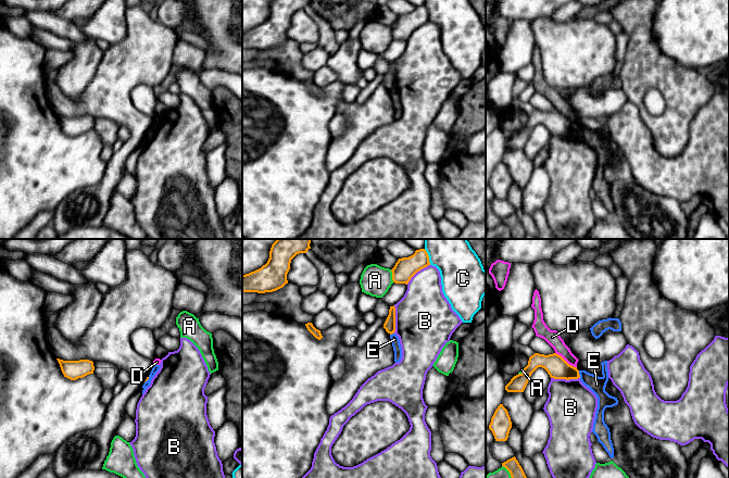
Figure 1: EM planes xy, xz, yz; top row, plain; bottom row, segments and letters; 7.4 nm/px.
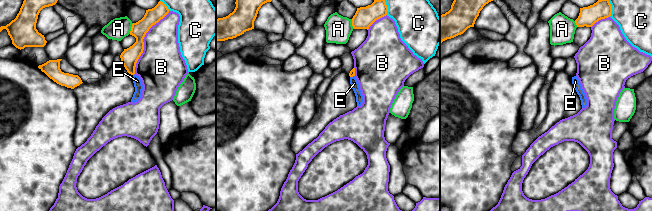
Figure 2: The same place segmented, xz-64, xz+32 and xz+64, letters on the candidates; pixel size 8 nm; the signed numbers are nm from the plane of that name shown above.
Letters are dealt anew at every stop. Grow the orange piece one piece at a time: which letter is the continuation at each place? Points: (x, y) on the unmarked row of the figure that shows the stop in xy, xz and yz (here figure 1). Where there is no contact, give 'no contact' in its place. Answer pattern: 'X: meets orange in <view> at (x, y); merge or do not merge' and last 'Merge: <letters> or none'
A: meets orange in xz at (392, 33); do not merge
B: meets orange in yz at (565, 135); do not merge
C: meets orange in xz at (428, 13); do not merge
D: meets orange in yz at (565, 117); do not merge
E: meets orange in yz at (578, 130); do not merge
Merge: none

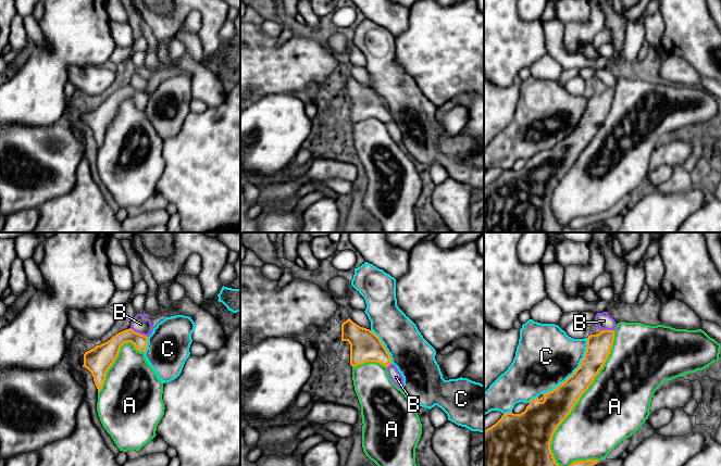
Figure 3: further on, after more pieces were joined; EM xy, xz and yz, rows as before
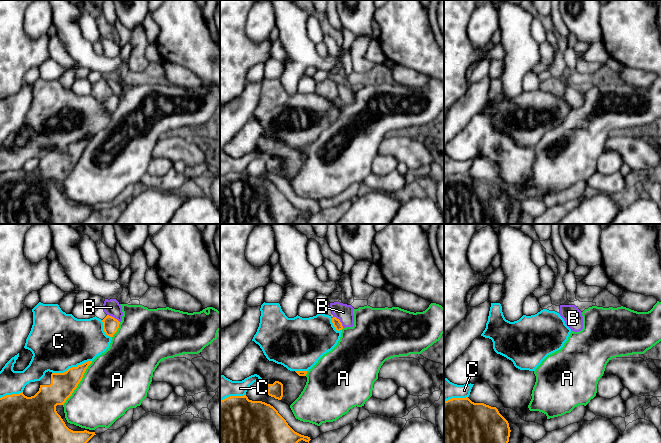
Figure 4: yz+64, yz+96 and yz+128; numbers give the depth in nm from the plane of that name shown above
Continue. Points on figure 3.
A: meets orange in yz at (579, 155); do not merge
B: meets orange in xy at (137, 89); do not merge
C: meets orange in yz at (574, 128); do not merge
Merge: none

